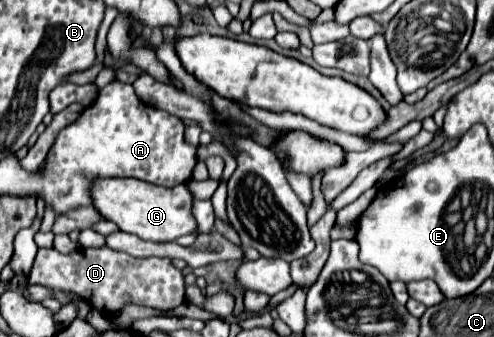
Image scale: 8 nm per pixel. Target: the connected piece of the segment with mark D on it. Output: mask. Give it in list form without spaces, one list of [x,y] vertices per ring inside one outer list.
[[[39,248],[33,270],[29,274],[31,284],[43,284],[53,290],[69,290],[83,296],[89,304],[101,308],[103,314],[119,310],[125,302],[171,310],[185,302],[185,286],[181,270],[171,266],[167,258],[133,258],[123,252],[103,248],[81,248],[73,254],[61,254],[55,248]]]

